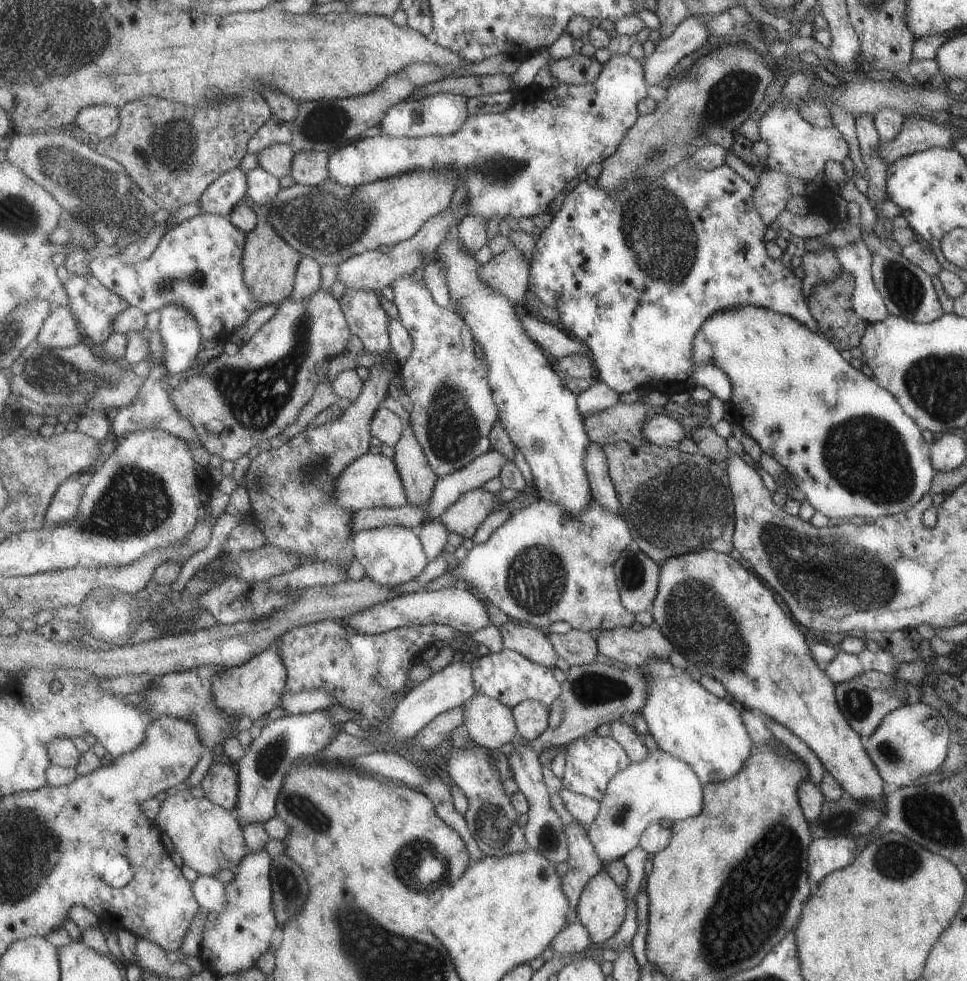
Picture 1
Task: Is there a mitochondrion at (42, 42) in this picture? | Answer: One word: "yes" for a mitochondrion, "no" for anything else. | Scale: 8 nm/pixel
yes

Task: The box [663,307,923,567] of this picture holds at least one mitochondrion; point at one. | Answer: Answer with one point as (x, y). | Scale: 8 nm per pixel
(866, 456)

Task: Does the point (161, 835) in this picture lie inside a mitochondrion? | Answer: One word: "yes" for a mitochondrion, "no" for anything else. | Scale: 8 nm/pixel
no

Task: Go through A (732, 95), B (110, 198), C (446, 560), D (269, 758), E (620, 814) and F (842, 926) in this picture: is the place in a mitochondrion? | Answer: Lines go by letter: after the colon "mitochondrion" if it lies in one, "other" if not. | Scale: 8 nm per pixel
A: mitochondrion
B: mitochondrion
C: other
D: mitochondrion
E: mitochondrion
F: other

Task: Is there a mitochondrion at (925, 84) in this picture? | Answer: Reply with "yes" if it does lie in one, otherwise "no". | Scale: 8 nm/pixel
no

